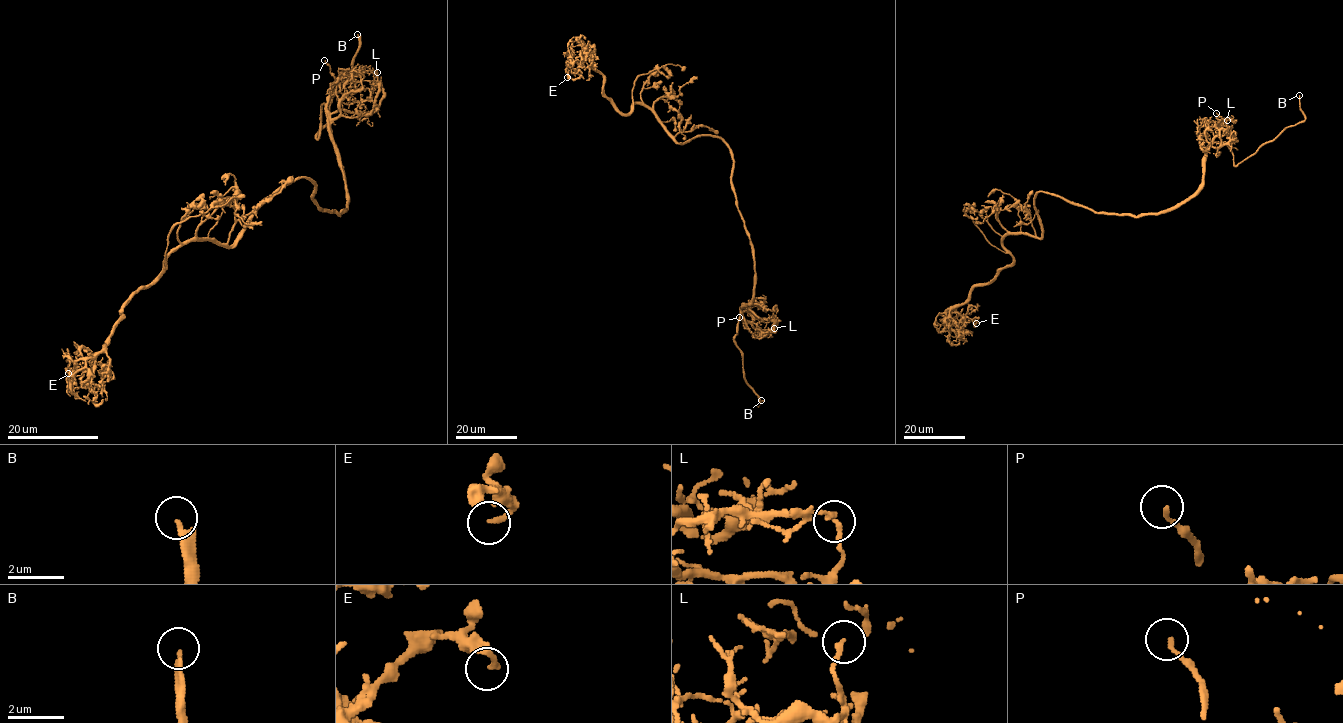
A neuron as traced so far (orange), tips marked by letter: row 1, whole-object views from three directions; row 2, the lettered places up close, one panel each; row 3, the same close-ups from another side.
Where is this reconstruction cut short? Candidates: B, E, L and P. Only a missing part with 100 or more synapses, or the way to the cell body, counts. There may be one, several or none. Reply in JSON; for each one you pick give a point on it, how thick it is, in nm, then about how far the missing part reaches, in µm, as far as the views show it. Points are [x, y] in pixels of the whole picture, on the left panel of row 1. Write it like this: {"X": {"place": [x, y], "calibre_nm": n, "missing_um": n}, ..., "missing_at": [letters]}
{"B": {"place": [357, 34], "calibre_nm": 280, "missing_um": 20}, "missing_at": ["B"]}

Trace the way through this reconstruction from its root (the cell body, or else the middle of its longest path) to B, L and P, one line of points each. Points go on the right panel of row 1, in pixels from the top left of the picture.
B: (1070, 203), (1135, 216), (1177, 207), (1201, 183), (1210, 144), (1225, 143), (1238, 165), (1304, 119), (1299, 95)
L: (1070, 203), (1135, 216), (1178, 206), (1201, 183), (1206, 149), (1221, 144), (1219, 131), (1227, 128), (1227, 120)
P: (1070, 203), (1096, 212), (1135, 216), (1178, 206), (1202, 182), (1208, 144), (1230, 132), (1216, 113)

